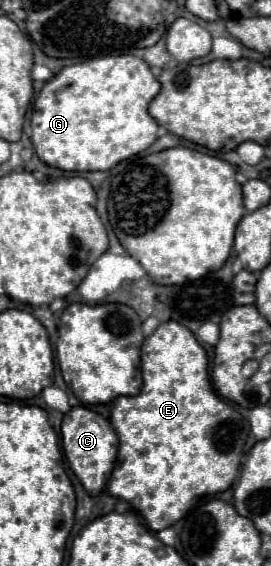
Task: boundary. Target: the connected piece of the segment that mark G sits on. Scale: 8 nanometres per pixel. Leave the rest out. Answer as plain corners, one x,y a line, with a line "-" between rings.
125,54
125,56
97,56
82,62
65,66
55,74
39,92
33,102
31,114
31,142
39,160
49,166
67,172
87,172
87,170
111,170
121,160
127,160
143,150
147,150
157,140
159,124
149,116
147,106
159,94
161,84
151,74
145,60

